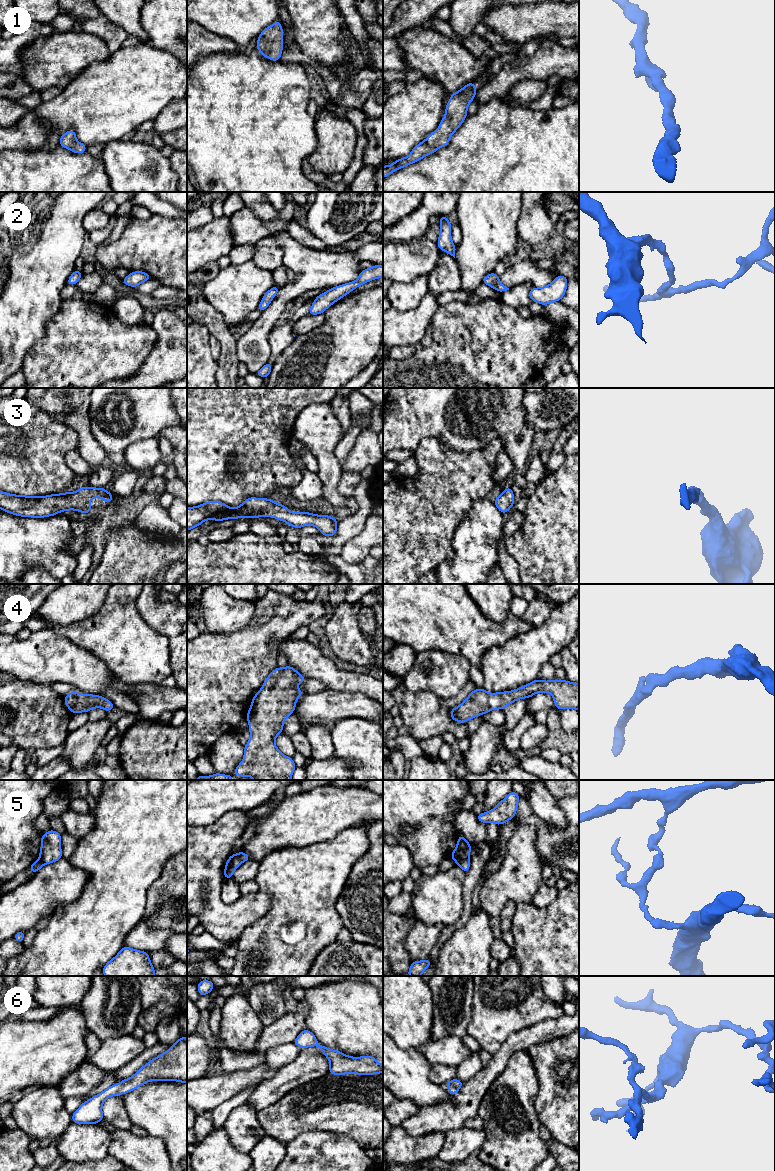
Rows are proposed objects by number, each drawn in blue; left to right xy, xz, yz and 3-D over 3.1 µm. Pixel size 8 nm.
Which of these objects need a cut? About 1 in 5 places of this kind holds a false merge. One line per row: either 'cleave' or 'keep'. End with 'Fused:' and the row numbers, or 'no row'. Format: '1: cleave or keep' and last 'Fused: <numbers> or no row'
1: keep
2: keep
3: keep
4: keep
5: cleave
6: keep
Fused: 5

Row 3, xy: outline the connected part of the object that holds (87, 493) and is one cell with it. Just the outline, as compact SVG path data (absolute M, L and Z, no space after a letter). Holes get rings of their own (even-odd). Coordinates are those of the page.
M82 486L75 492L51 494L47 496L14 495L0 491L0 509L16 516L43 518L54 516L61 511L76 510L88 514L91 510L89 501L103 498L106 504L112 502L113 494L105 488Z

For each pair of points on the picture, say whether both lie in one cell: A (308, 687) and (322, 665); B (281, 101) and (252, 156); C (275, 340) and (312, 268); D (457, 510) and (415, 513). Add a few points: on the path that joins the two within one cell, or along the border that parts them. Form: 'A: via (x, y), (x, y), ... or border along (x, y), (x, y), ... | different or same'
A: border along (307, 678), (320, 680), (328, 687) | different
B: via (267, 115), (252, 130), (252, 142) | same
C: border along (275, 324), (268, 336), (270, 348) | different
D: via (447, 510), (425, 510) | same

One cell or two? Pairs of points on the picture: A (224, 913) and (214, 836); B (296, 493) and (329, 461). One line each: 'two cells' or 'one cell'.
A: one cell
B: two cells

